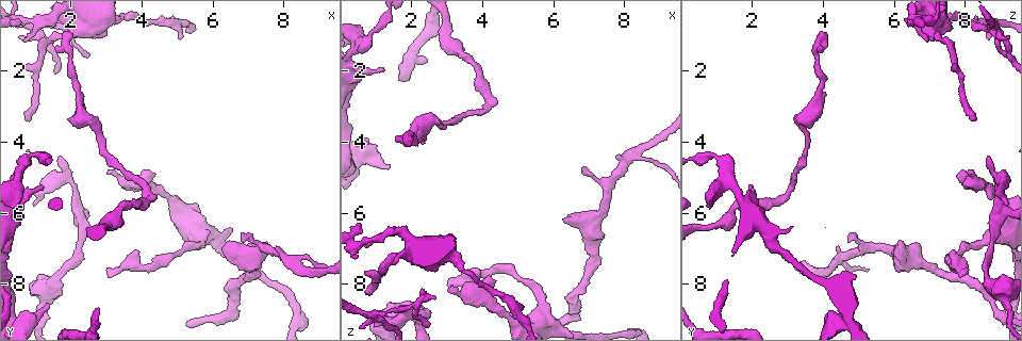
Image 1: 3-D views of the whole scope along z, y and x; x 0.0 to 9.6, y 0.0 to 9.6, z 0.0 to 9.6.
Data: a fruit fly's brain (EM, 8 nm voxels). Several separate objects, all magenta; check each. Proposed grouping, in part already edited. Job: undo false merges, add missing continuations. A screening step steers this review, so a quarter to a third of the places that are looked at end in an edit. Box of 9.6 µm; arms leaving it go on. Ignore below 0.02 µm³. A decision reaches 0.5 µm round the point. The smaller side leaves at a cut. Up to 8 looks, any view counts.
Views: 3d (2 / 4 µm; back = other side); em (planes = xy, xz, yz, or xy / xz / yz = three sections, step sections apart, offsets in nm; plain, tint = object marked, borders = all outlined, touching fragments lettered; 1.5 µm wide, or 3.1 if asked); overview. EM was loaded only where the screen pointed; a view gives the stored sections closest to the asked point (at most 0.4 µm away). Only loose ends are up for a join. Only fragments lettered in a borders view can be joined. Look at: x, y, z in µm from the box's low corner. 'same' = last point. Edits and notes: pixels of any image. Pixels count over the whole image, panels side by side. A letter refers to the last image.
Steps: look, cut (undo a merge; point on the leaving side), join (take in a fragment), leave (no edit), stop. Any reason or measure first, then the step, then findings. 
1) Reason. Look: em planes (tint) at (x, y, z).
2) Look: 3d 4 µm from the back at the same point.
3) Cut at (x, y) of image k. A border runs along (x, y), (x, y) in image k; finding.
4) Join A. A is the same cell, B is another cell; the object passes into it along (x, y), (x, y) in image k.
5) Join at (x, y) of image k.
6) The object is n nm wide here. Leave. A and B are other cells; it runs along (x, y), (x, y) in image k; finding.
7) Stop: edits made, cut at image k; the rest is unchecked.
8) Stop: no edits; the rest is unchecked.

Tapers out. Look: em planes (borders) at (2.45, 1.55, 9.15).

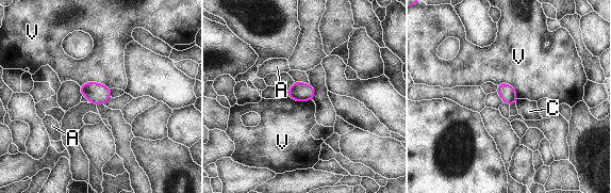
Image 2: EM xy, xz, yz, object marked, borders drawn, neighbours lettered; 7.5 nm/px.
The object is 120 nm wide here. Leave. A, C and V are other cells; a border runs along (80, 85), (99, 82), (110, 89) in image 2; no lettered fragment goes on from it.

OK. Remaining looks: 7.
Branch stops here. Look: em yz step 8 (tint) at (0.75, 1.15, 7.00).

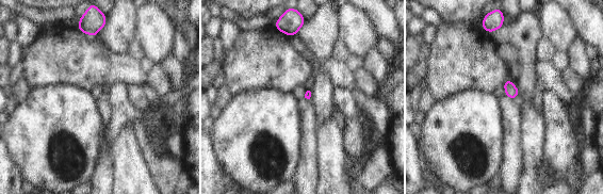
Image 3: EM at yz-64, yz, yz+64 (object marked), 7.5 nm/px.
Cut it another way. Look: em planes (borders) at the same point.

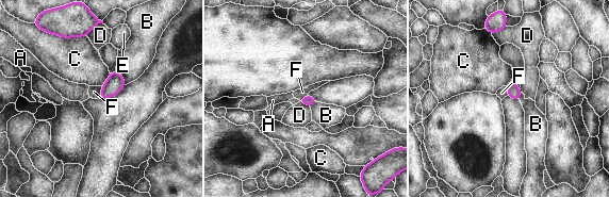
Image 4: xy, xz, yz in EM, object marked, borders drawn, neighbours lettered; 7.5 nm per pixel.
The longest contact is with C, 180 nm. Leave. A, B, C, D, E and F are other cells; none of them fits.

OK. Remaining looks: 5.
Branch point. Look: 3d 4 µm from the back at (0.90, 0.70, 8.85).

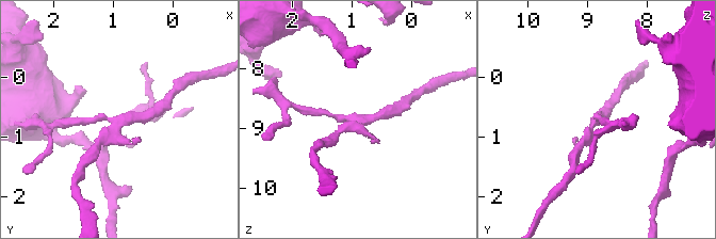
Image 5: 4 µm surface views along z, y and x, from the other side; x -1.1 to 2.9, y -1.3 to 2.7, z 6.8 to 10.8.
Look: em xz step 4 (borders) at (0.90, 0.70, 8.85).

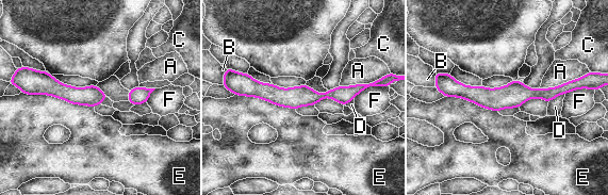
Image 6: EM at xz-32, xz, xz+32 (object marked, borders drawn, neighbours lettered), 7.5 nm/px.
The object is 150 nm wide here. Leave. A, B, C, D, E and F are other cells; it runs along (445, 85), (478, 95), (571, 87) in image 6; all the same neuron.

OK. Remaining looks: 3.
Stop: no edits; the rest is unchecked.

